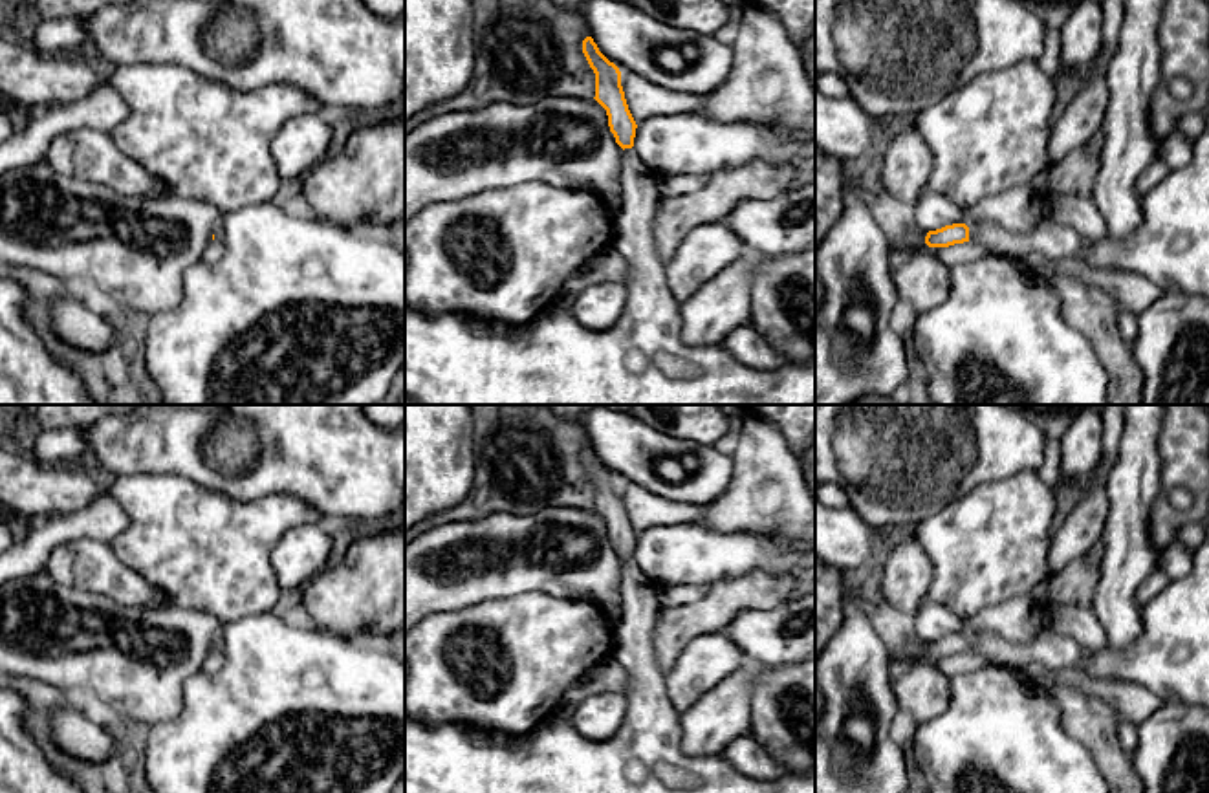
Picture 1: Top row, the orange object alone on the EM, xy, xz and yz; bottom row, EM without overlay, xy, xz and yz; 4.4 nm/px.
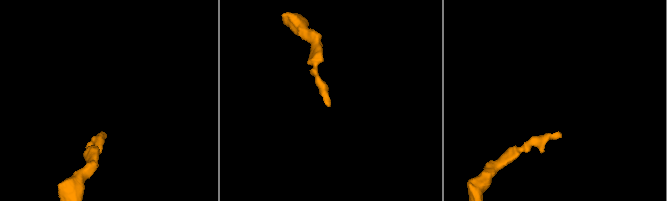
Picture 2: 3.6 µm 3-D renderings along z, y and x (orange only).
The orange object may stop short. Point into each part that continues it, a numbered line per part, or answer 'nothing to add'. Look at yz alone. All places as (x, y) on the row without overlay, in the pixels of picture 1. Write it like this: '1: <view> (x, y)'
1: yz (1171, 658)

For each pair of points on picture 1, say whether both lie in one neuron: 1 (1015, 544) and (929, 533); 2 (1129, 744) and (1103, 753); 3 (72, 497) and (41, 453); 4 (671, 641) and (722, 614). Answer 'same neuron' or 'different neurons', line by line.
1: same neuron
2: different neurons
3: different neurons
4: same neuron

